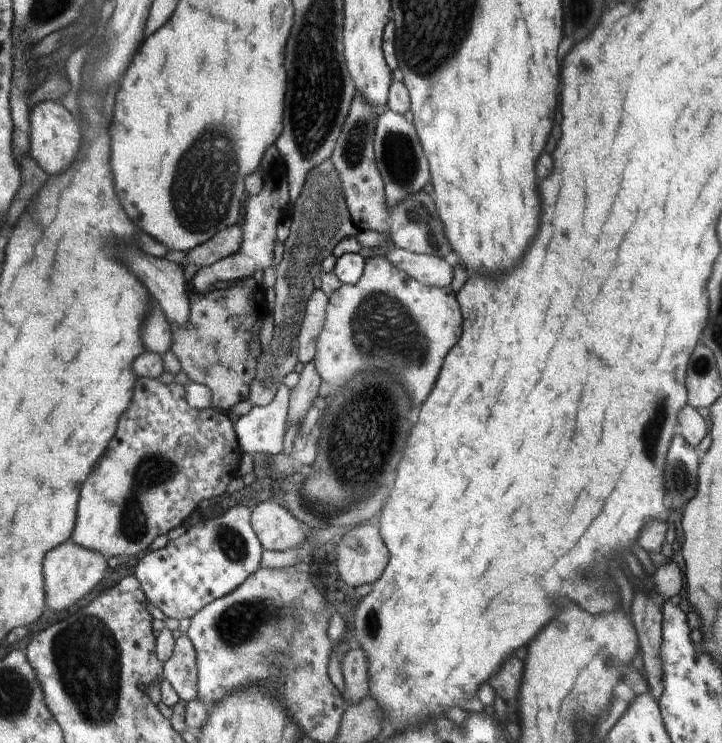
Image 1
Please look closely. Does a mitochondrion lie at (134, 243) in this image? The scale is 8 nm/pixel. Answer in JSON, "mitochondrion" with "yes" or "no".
{"mitochondrion":"no"}

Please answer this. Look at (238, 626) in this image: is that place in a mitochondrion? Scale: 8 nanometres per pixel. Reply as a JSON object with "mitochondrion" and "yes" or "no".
{"mitochondrion":"yes"}

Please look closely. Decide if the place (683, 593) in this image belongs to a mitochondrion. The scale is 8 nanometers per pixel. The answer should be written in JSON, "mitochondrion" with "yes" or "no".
{"mitochondrion":"no"}

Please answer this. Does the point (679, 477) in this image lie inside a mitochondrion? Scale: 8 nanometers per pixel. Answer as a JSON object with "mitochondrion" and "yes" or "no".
{"mitochondrion":"yes"}

